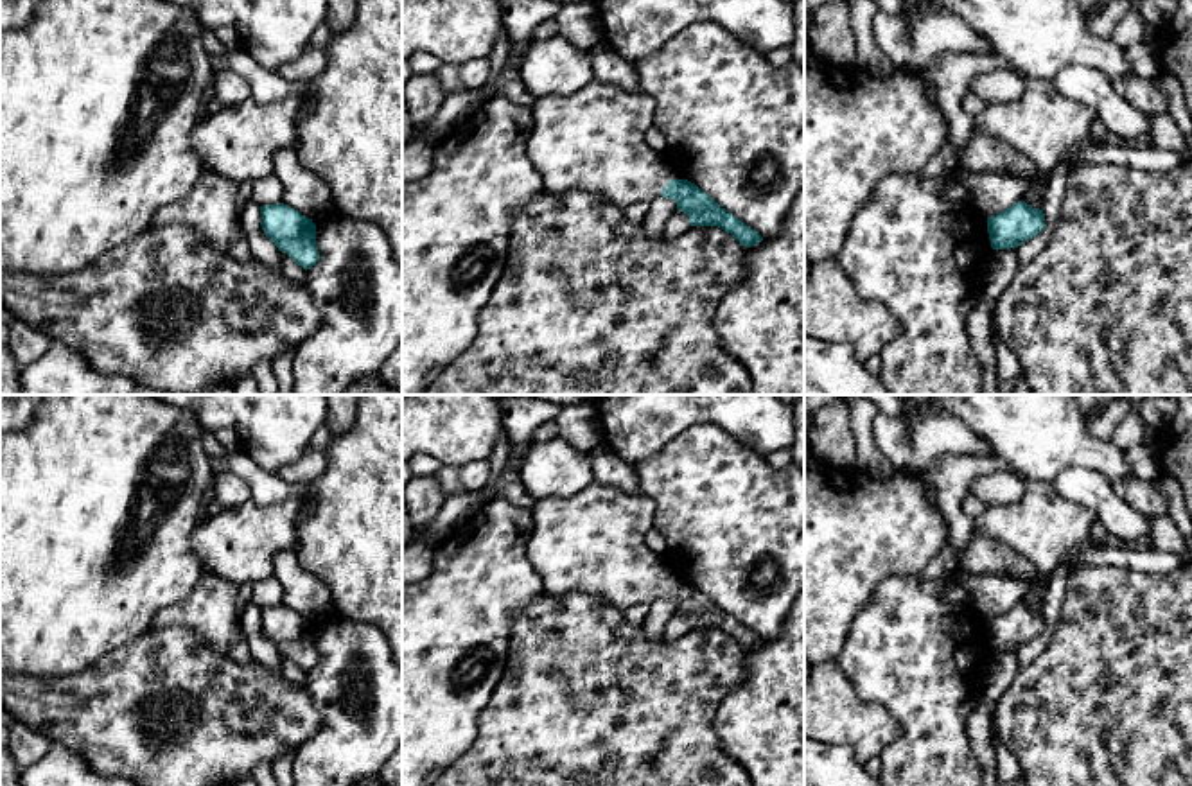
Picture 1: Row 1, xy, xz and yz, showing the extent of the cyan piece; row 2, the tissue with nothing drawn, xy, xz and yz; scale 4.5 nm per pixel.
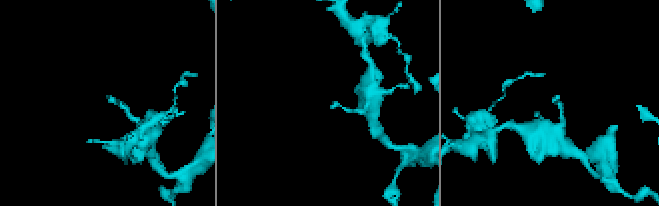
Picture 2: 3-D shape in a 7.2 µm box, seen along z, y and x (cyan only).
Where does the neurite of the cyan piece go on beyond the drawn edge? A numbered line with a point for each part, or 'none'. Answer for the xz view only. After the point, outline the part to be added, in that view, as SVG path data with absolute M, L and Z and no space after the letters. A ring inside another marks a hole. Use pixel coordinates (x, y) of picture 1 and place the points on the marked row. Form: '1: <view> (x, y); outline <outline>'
1: xz (595, 139); outline M594 79L576 93L535 99L531 115L528 154L549 192L583 188L625 210L659 197L664 185L675 179L675 172L662 162L662 153L644 140L655 124L655 102L643 90L627 92Z

